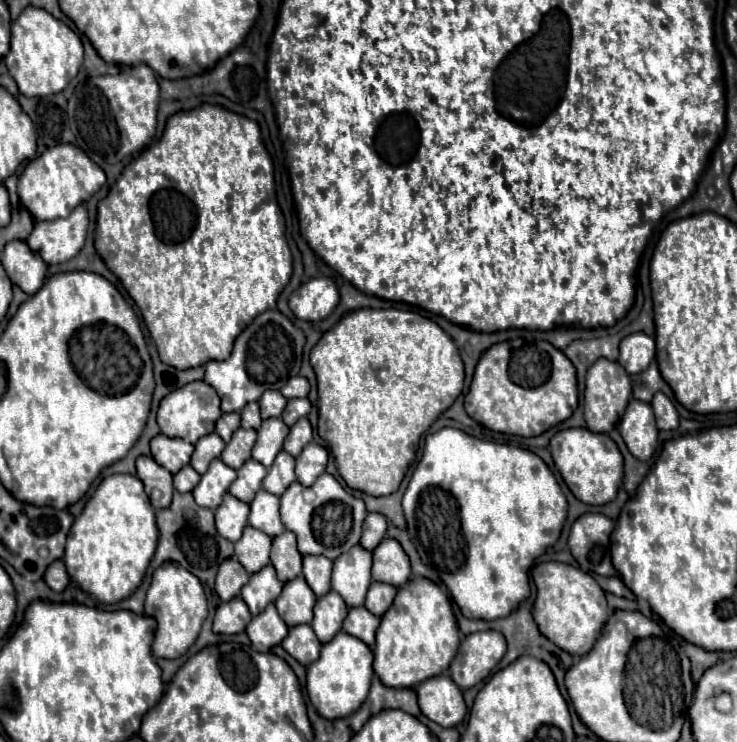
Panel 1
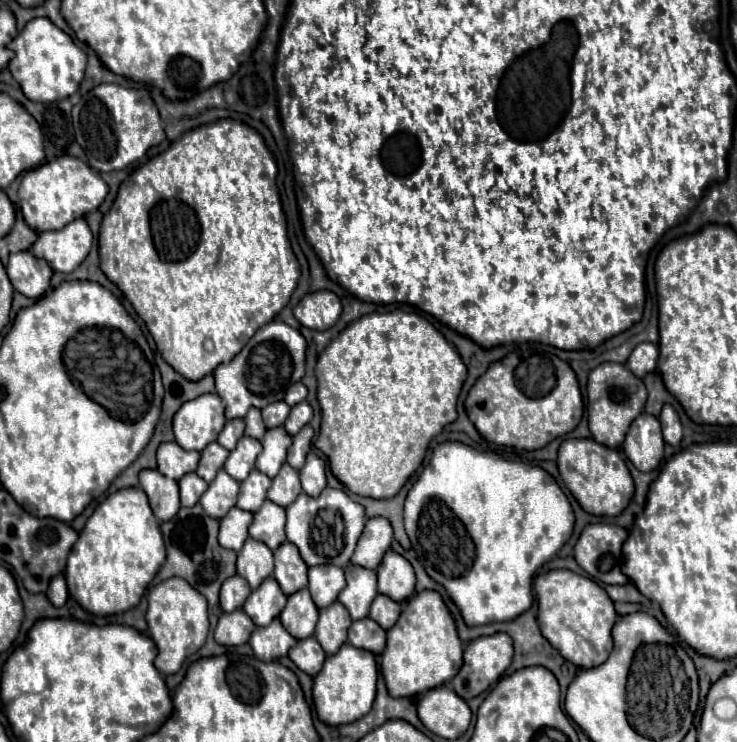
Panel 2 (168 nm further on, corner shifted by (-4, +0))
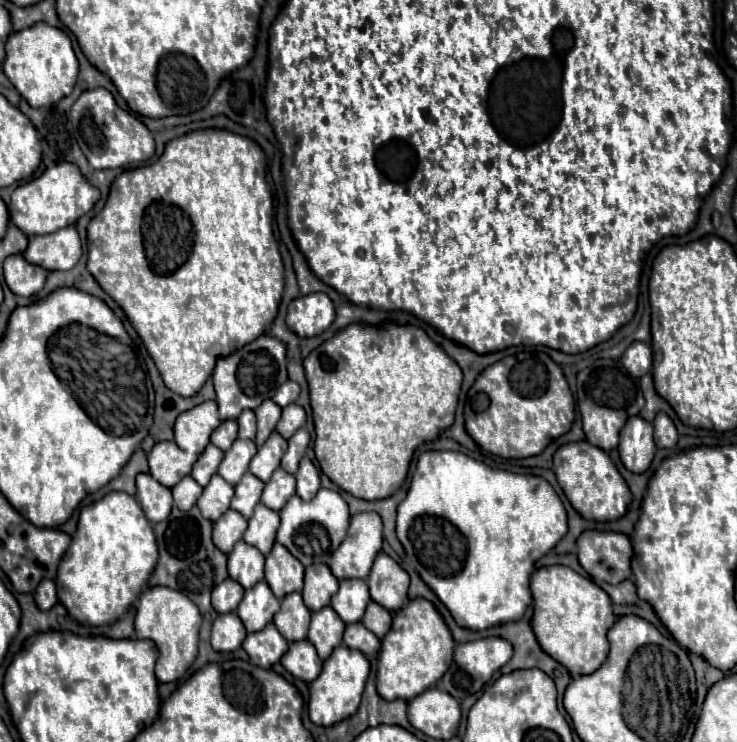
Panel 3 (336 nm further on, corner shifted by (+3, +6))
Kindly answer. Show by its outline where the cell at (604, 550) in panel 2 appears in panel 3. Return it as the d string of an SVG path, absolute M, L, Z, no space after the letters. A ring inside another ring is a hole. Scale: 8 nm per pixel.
M586 531L578 539L580 565L590 577L618 585L632 577L632 543L622 533Z

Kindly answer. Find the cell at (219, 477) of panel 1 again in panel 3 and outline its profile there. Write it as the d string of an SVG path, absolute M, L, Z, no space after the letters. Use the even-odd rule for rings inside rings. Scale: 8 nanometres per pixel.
M216 473L216 475L212 475L210 483L204 487L204 493L196 505L202 513L202 517L206 517L208 521L214 523L214 521L218 521L218 517L222 517L222 513L228 511L232 497L234 497L234 487Z

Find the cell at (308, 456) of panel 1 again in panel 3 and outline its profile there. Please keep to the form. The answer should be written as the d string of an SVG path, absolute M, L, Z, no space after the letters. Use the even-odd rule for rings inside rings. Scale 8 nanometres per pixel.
M304 457L300 461L300 469L296 473L296 495L302 497L304 501L310 501L320 489L320 477L318 477L318 471L314 467L314 463Z

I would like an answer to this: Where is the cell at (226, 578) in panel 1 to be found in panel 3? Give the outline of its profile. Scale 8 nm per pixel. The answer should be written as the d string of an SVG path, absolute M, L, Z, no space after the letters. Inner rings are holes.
M234 579L222 581L222 585L216 585L212 589L212 607L218 613L232 613L238 607L238 601L242 599L242 585L236 583Z

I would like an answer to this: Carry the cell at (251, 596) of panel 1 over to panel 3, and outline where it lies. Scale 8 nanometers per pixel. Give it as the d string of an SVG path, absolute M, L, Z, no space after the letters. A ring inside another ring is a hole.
M260 581L244 593L244 599L240 601L236 613L246 625L246 631L256 633L274 619L274 613L278 613L278 605L280 601L274 597L274 593L270 593L266 581Z

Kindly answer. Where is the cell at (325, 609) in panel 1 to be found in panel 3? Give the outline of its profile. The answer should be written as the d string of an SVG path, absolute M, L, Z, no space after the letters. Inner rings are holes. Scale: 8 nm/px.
M332 607L312 613L308 641L316 647L318 657L322 657L322 659L330 657L330 653L342 643L344 627L346 627L344 621L334 613Z

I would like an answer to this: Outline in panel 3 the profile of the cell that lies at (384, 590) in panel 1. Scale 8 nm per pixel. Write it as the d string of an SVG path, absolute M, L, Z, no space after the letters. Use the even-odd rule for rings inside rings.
M370 601L370 605L366 607L366 613L362 617L362 623L366 625L366 629L370 629L378 639L382 639L390 629L390 621L392 621L392 613L386 611L384 607L380 607L378 603Z

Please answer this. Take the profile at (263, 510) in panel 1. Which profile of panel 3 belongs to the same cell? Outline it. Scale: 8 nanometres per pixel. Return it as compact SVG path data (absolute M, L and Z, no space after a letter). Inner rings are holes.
M258 503L254 509L254 515L248 521L248 529L244 533L244 541L248 545L254 545L262 555L270 553L274 539L276 539L276 531L280 525L280 517L276 511L268 509L266 505Z

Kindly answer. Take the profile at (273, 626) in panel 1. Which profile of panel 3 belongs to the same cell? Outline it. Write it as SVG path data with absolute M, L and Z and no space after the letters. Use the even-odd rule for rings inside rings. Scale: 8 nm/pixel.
M270 623L258 633L248 633L242 647L254 665L258 665L262 669L270 669L274 663L280 661L282 653L286 653L288 641Z

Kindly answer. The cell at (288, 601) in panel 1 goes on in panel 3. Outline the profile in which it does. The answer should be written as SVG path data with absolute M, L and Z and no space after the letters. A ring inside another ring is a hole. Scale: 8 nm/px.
M290 593L282 599L282 609L274 615L274 625L286 641L302 641L306 639L306 629L310 625L310 609L304 605L300 593Z

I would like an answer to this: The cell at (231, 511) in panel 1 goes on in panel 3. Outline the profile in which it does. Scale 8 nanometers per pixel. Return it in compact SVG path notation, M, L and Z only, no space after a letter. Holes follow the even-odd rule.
M228 509L216 523L214 523L214 533L212 533L212 541L218 549L222 549L222 553L230 553L230 549L234 547L236 541L242 539L244 531L248 527L248 521L238 513Z

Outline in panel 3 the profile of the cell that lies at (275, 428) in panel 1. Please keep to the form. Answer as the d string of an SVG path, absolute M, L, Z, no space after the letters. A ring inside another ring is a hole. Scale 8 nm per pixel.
M272 433L266 441L266 445L262 445L258 449L258 453L254 455L254 459L250 461L250 473L256 475L260 481L268 481L272 477L272 473L280 467L282 455L286 453L288 443L280 433Z

